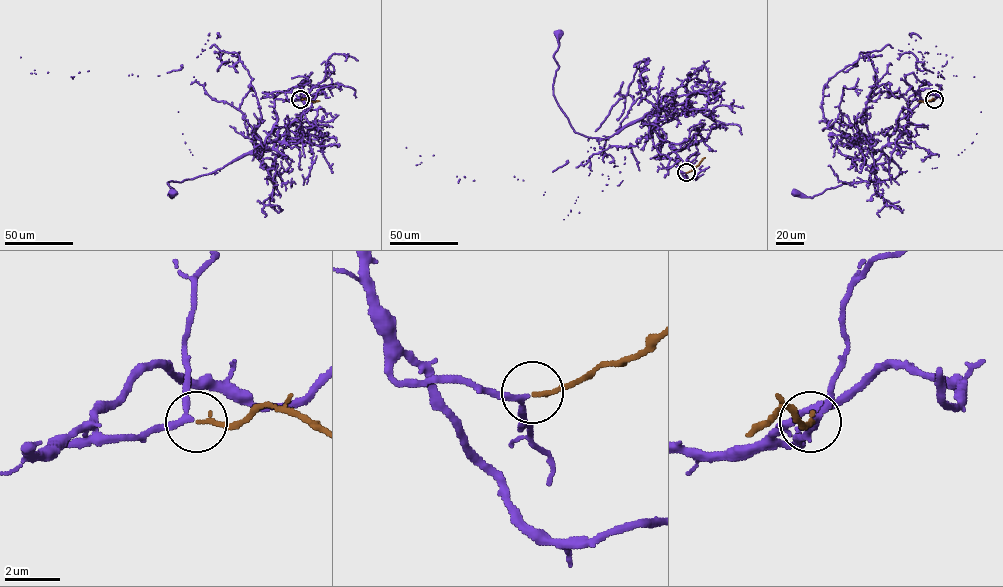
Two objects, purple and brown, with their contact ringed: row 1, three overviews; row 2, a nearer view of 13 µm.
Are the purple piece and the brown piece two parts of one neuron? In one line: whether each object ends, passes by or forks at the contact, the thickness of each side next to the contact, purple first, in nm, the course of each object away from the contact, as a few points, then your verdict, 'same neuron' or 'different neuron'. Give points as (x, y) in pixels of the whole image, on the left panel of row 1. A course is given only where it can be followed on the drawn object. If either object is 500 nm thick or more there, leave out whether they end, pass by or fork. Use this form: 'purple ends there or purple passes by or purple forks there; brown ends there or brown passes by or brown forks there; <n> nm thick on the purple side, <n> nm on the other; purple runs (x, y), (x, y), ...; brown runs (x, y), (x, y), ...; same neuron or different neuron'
purple passes by; brown ends there; 200 nm thick on the purple side, 170 nm on the other; purple runs (300, 99), (275, 99), (277, 119), (264, 142), (212, 172), (167, 182), (171, 197), (172, 192); brown runs (300, 99), (319, 101); same neuron

